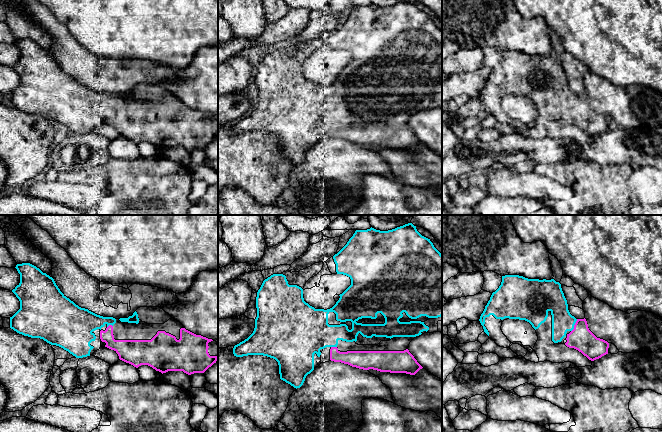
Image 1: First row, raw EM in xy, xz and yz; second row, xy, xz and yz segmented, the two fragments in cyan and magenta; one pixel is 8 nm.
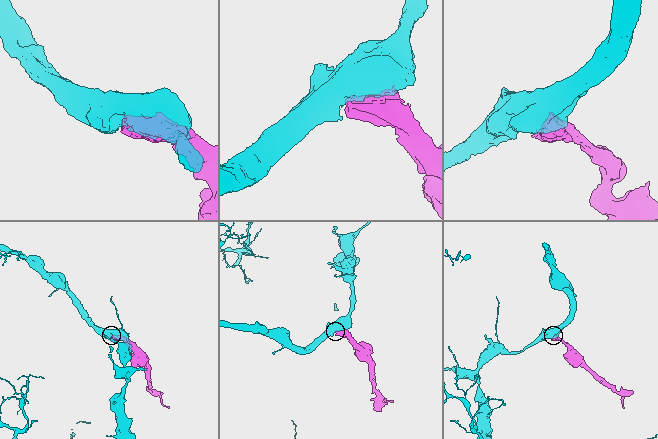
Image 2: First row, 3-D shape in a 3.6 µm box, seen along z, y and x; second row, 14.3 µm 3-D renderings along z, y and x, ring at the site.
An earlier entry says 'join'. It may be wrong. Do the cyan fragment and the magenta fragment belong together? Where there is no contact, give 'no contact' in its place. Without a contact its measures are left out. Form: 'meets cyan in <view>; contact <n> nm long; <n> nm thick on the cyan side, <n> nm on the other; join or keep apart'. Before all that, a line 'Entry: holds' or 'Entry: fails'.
Entry: holds
meets cyan in yz; contact 120 nm long; 180 nm thick on the cyan side, 190 nm on the other; join

